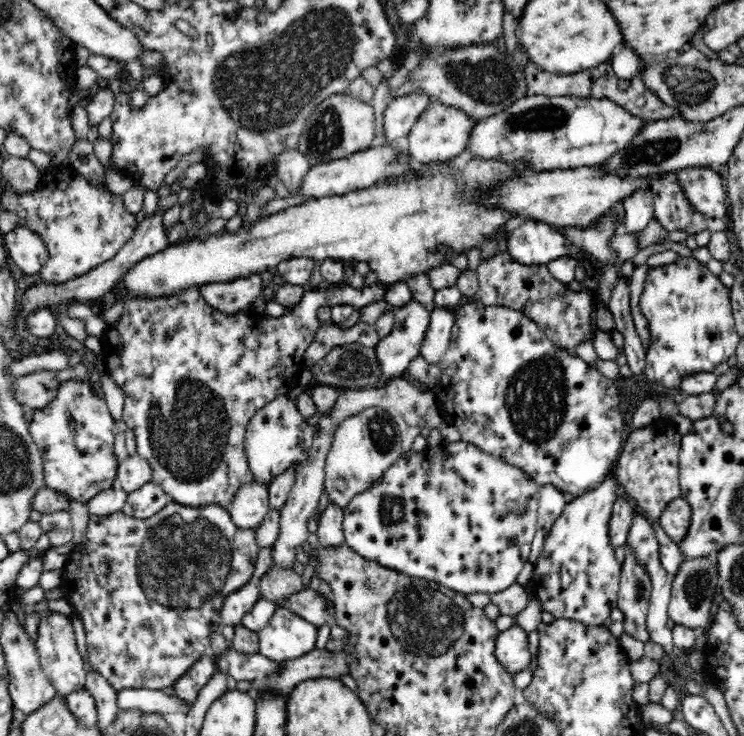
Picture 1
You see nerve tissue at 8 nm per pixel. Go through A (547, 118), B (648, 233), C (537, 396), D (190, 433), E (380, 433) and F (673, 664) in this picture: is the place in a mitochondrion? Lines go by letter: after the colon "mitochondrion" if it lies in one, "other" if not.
A: mitochondrion
B: other
C: mitochondrion
D: mitochondrion
E: mitochondrion
F: other

